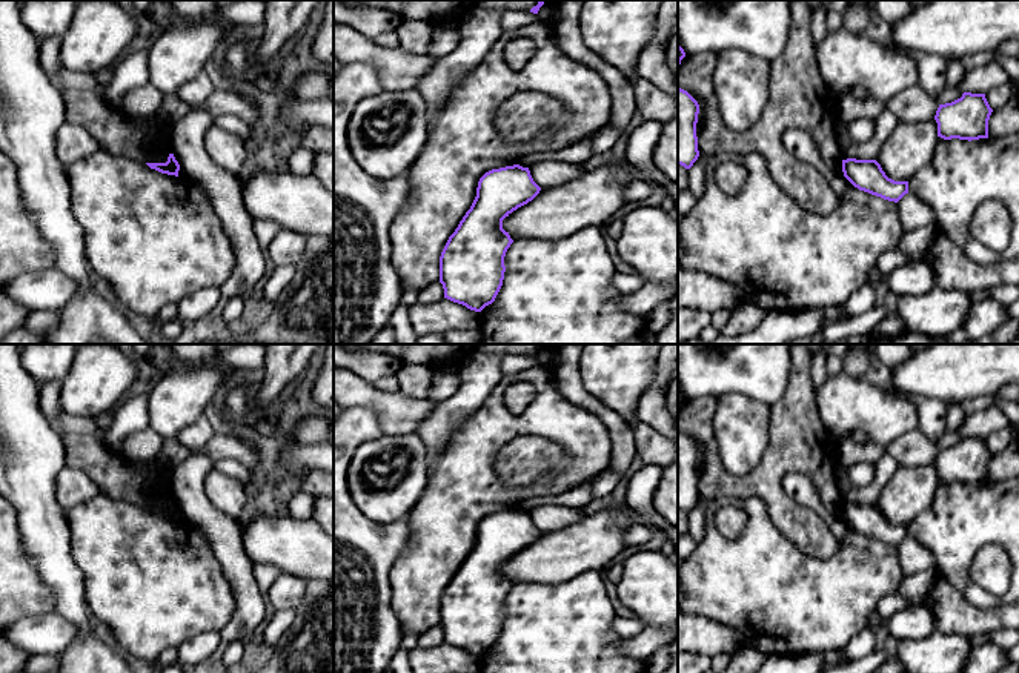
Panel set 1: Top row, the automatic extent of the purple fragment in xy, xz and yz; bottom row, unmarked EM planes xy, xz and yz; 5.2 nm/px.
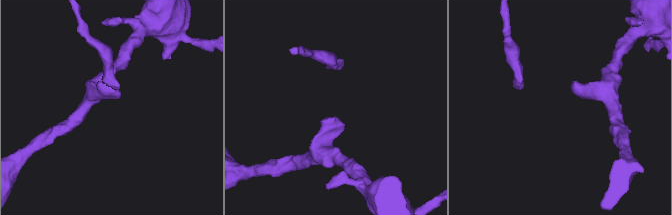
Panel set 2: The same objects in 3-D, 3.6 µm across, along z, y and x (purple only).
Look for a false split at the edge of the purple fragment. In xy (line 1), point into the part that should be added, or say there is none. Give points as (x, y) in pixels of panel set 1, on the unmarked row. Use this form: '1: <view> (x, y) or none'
1: none

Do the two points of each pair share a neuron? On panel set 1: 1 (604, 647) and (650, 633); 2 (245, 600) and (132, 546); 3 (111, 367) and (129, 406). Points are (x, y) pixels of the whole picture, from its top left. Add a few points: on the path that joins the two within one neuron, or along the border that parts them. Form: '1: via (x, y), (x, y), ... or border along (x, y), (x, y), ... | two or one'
1: border along (621, 638), (620, 649), (629, 656) | two
2: border along (219, 560), (234, 596), (234, 612), (223, 627) | two
3: border along (123, 398), (114, 409) | two

